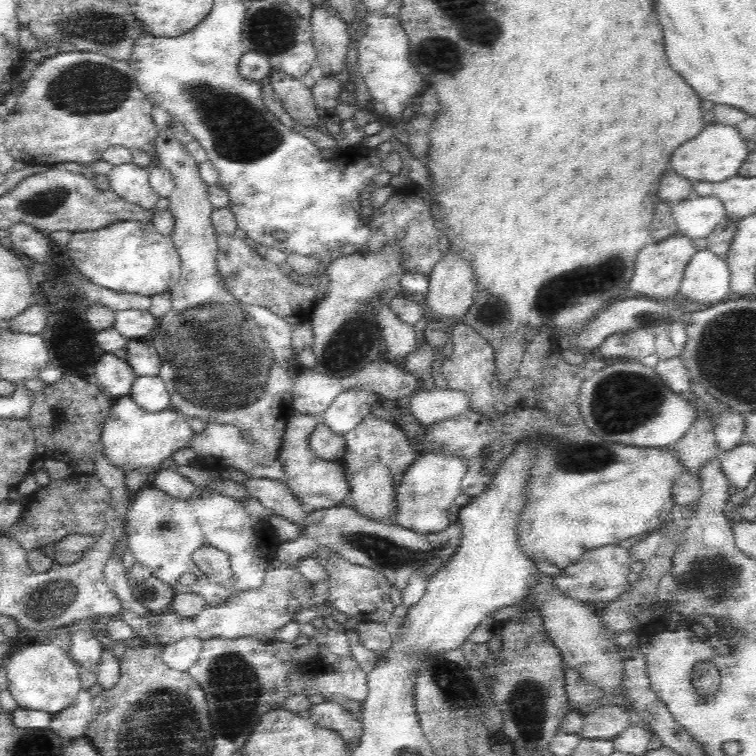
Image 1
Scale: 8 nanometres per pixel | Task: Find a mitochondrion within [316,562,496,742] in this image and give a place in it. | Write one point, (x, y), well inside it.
(444, 675)

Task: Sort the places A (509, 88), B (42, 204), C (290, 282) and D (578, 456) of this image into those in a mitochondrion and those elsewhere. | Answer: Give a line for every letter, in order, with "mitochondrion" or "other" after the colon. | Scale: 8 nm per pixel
A: other
B: mitochondrion
C: other
D: mitochondrion

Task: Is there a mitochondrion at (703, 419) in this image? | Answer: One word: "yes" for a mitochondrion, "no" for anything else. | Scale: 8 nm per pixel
no

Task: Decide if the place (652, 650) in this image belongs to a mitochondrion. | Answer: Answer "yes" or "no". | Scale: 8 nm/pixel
no

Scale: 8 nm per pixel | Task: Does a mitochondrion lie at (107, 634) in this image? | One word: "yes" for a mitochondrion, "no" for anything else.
no

